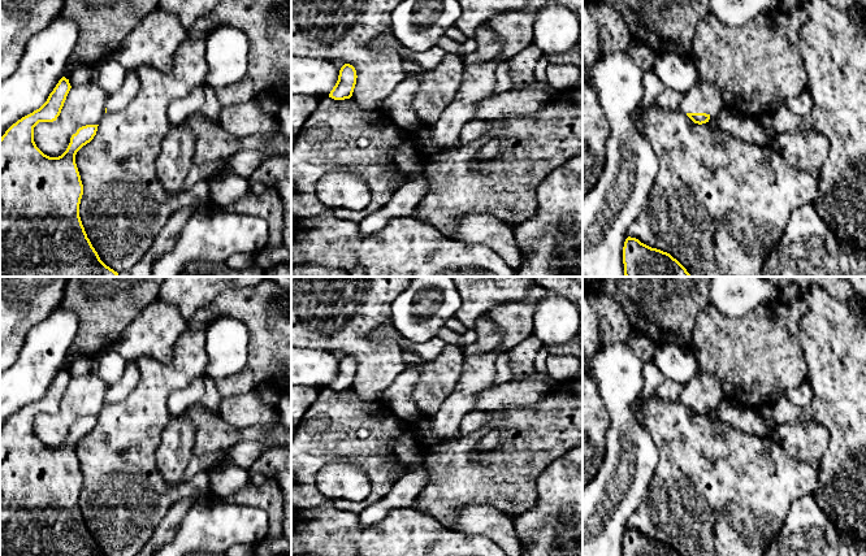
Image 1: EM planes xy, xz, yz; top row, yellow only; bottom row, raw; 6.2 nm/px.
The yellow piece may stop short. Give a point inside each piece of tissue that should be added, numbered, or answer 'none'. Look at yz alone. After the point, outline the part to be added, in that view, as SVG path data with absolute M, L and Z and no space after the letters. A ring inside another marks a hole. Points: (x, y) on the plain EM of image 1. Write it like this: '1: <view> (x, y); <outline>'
1: yz (702, 389); M698 372L681 388L683 404L718 405L724 398L719 382L702 372Z

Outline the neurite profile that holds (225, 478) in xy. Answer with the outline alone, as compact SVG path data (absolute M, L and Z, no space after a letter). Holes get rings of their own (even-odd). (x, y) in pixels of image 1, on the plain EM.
M225 452L207 470L211 492L221 499L230 500L234 494L250 483L250 470L229 461L224 462Z

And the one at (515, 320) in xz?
M534 284L528 296L519 303L499 304L486 314L501 330L499 344L484 355L466 357L459 382L441 409L428 418L430 431L441 442L458 434L462 418L475 409L479 395L495 385L495 360L533 335L533 314L547 290Z

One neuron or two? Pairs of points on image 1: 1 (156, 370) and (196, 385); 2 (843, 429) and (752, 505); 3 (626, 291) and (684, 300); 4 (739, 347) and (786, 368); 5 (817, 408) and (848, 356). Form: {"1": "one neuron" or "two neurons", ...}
{"1": "two neurons", "2": "two neurons", "3": "one neuron", "4": "one neuron", "5": "one neuron"}

